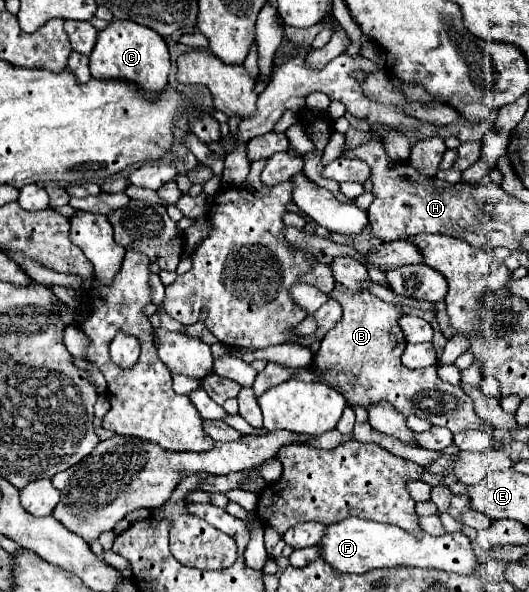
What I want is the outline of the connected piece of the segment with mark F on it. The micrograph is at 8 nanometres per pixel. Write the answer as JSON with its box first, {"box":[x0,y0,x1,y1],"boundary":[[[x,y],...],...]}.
{"box":[319,518,479,574],"boundary":[[[345,518],[341,522],[329,524],[325,534],[319,540],[321,558],[337,572],[343,574],[363,574],[375,568],[393,568],[393,566],[421,566],[421,568],[437,568],[455,574],[469,574],[475,572],[479,566],[477,558],[473,556],[471,542],[465,534],[447,534],[447,536],[429,536],[423,534],[421,538],[409,536],[409,532],[375,520],[365,518]]]}

